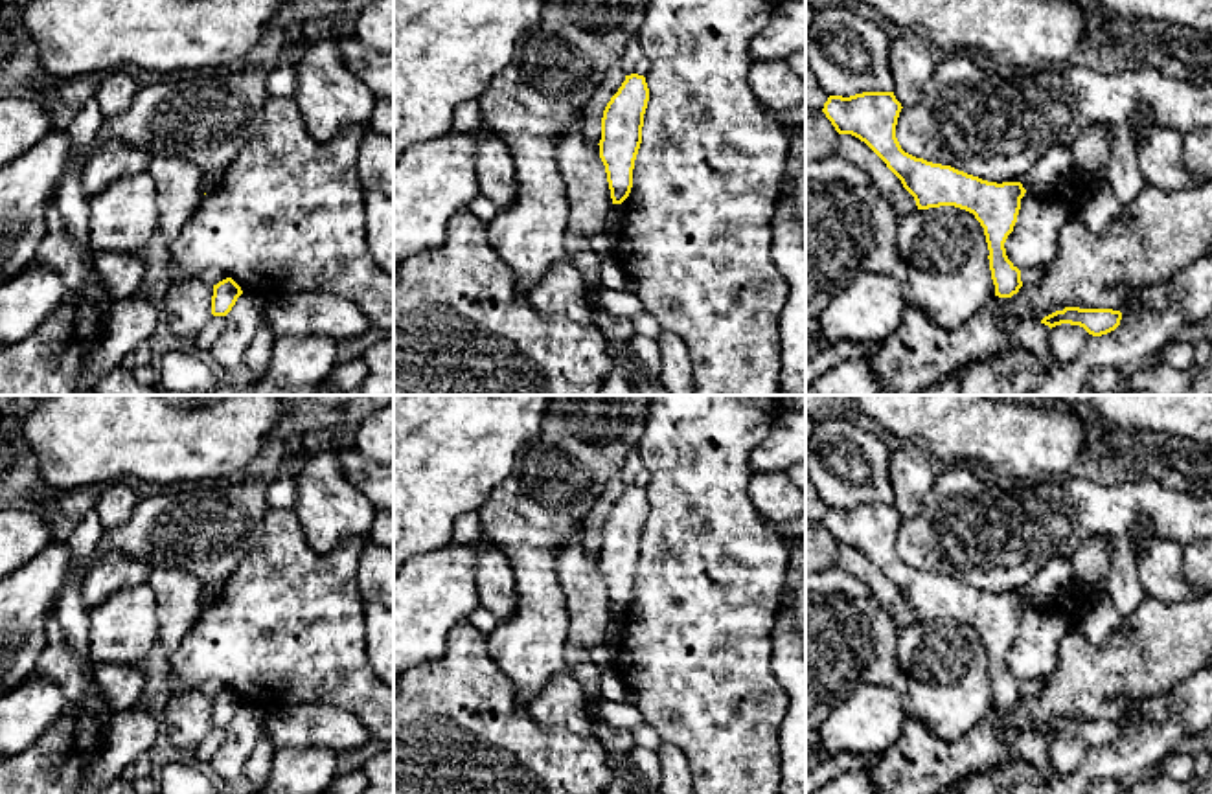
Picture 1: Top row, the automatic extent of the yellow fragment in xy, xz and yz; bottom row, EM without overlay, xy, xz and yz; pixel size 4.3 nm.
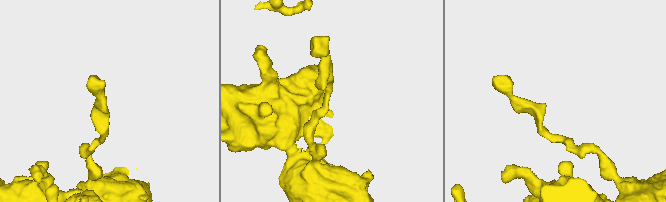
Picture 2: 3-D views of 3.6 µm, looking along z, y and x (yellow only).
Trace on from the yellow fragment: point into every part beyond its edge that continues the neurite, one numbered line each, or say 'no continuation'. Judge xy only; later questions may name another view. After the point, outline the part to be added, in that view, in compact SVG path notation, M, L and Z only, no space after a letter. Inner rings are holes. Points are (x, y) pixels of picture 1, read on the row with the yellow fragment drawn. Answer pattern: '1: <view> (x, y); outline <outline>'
no continuation

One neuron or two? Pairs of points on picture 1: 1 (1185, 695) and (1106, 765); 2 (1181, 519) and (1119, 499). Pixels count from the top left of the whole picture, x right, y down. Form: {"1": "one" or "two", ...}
{"1": "one", "2": "one"}

